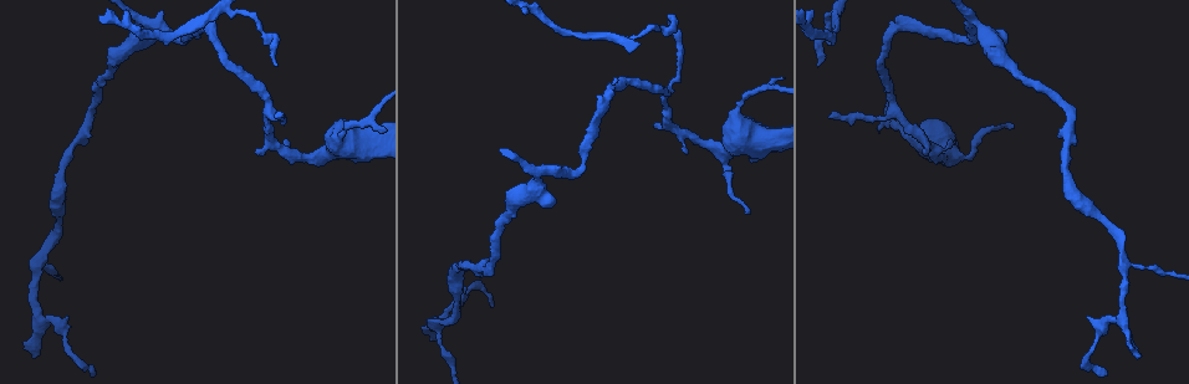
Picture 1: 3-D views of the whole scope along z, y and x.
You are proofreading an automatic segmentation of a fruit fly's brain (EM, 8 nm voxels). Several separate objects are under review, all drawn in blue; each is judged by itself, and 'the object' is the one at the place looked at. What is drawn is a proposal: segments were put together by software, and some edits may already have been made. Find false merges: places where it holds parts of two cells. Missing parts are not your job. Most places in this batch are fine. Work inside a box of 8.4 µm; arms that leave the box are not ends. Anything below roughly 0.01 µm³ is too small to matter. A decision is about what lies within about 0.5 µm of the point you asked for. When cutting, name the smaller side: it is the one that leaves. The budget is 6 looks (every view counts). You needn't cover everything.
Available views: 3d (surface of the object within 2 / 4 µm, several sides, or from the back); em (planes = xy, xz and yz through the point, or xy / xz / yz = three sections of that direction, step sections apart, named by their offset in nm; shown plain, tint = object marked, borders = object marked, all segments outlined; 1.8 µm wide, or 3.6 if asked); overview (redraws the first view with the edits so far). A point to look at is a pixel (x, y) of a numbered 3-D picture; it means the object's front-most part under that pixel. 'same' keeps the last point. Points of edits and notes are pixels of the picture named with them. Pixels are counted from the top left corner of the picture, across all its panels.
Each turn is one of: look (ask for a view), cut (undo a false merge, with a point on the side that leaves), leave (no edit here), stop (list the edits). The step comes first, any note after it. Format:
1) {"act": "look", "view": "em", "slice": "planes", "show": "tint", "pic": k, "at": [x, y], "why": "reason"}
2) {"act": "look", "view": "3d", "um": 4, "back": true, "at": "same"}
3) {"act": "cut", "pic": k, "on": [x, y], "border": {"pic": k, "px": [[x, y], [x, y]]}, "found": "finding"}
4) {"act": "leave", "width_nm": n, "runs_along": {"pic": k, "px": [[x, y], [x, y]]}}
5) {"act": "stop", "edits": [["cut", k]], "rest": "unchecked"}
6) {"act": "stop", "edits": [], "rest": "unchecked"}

{"act": "look", "view": "3d", "um": 2, "pic": 1, "at": [266, 112], "why": "a fork"}

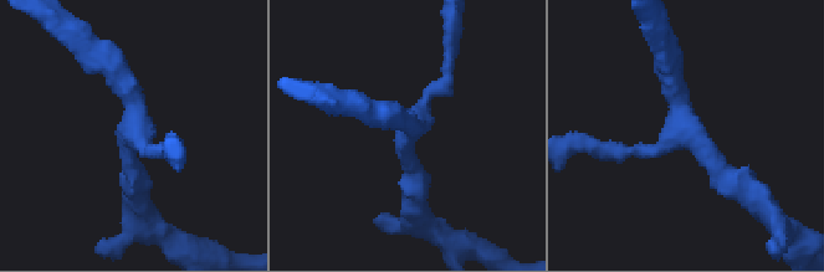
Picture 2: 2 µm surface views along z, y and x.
{"act": "look", "view": "em", "um": 3.6, "slice": "planes", "show": "tint", "pic": 2, "at": [412, 126], "arms": 3, "why": "shape alone is not enough"}

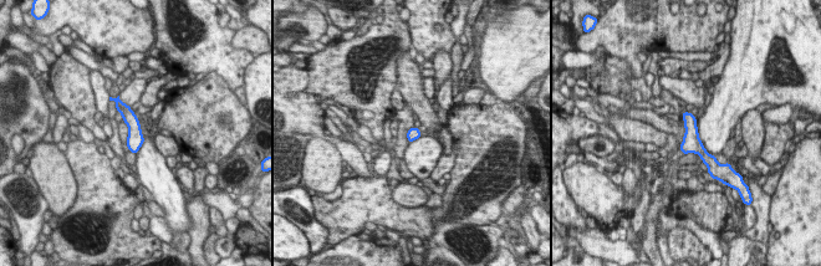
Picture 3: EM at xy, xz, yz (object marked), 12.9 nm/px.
{"act": "leave", "runs_along": {"pic": 3, "px": [[686, 116], [691, 141], [713, 160]]}, "found": "one cell here"}

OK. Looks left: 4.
{"act": "look", "view": "3d", "um": 4, "pic": 1, "at": [947, 153]}

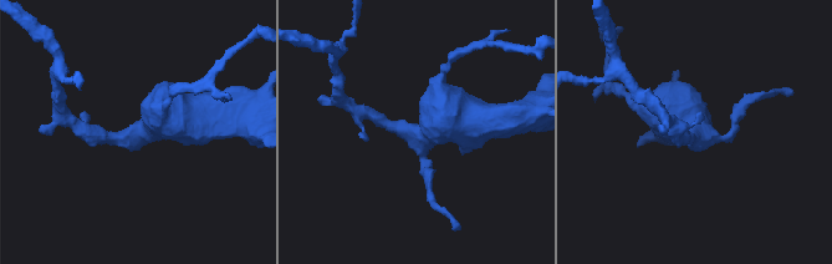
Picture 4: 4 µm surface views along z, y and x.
{"act": "look", "view": "em", "um": 3.6, "slice": "planes", "show": "plain", "pic": 4, "at": [147, 125]}

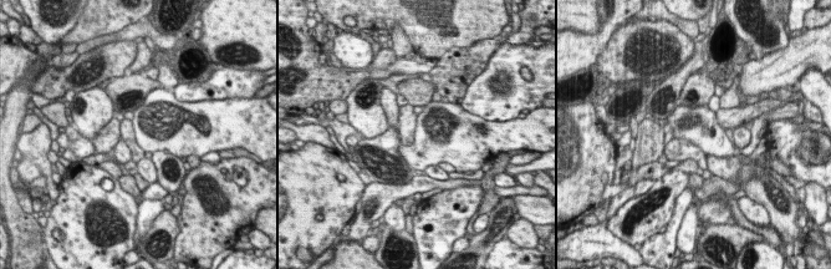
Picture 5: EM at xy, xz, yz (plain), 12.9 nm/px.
{"act": "look", "view": "em", "um": 3.6, "slice": "planes", "show": "tint", "at": "same"}

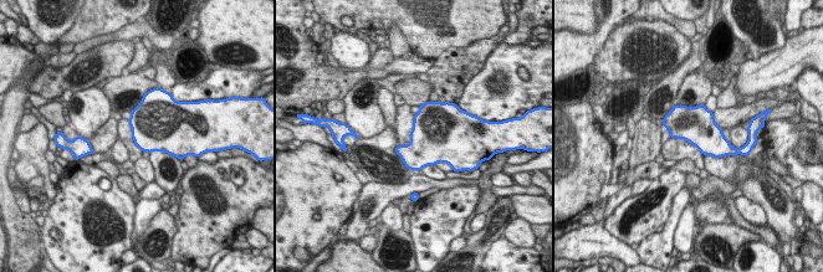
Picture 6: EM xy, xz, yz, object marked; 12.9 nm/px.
{"act": "leave", "found": "all the same cell"}

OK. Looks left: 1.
{"act": "stop", "edits": [], "rest": "unchecked"}

